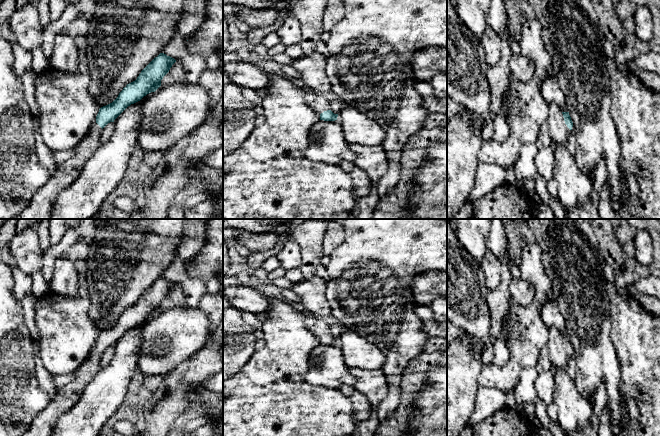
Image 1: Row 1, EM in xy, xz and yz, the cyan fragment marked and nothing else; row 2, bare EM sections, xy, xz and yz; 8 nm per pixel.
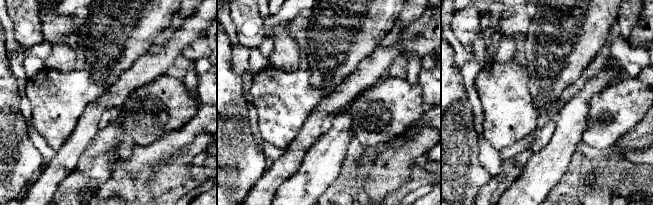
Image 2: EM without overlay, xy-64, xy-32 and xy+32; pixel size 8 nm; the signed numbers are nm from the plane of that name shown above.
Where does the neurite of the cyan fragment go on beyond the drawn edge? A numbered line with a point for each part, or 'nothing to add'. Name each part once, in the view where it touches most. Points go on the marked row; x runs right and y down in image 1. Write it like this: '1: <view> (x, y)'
1: yz (559, 132)

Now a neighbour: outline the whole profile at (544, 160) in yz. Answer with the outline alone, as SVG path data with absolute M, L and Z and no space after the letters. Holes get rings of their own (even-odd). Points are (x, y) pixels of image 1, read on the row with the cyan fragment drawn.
M554 145L543 147L538 150L534 159L537 173L546 181L553 179L554 149Z

